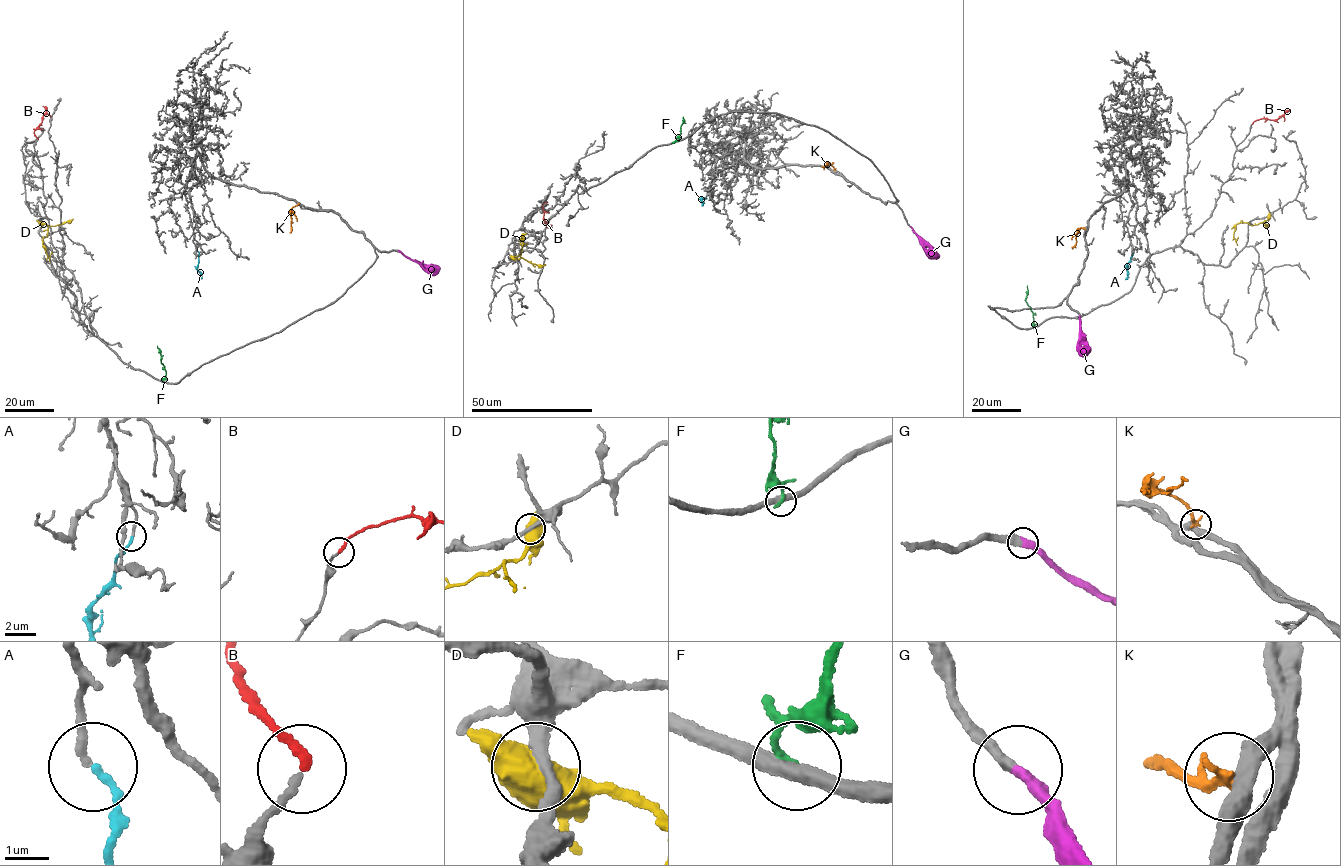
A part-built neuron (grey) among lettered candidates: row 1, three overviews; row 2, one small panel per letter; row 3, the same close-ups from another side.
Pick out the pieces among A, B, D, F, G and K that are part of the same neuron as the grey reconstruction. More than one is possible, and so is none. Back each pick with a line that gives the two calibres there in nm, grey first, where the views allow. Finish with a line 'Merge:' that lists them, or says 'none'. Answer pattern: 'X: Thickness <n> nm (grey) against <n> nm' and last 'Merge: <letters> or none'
A: Thickness 160 nm (grey) against 160 nm
B: Thickness 160 nm (grey) against 200 nm
G: Thickness 320 nm (grey) against 360 nm
Merge: A, B, G

